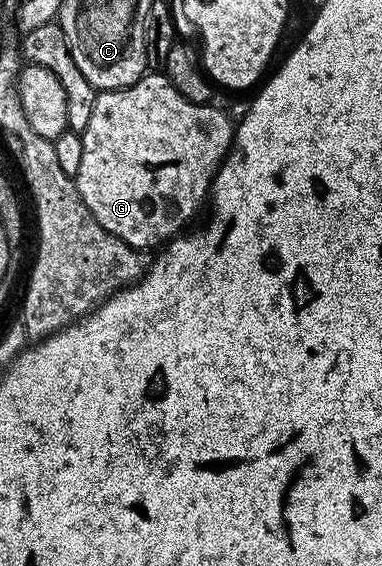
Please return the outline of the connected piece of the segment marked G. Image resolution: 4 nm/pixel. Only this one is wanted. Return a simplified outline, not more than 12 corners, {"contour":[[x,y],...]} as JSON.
{"contour":[[162,72],[100,92],[73,180],[148,251],[208,200],[233,121]]}

